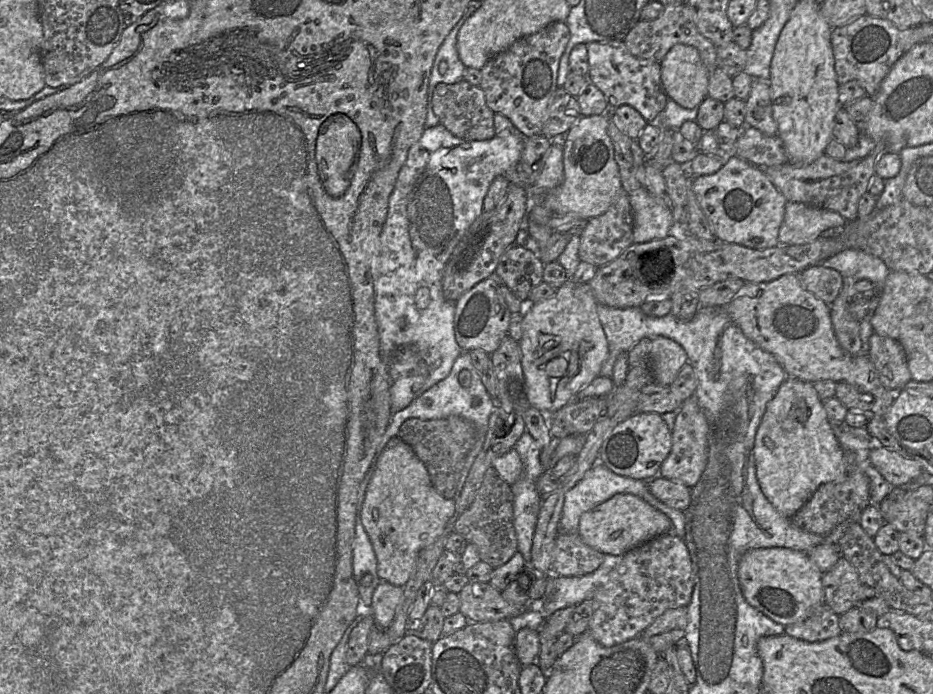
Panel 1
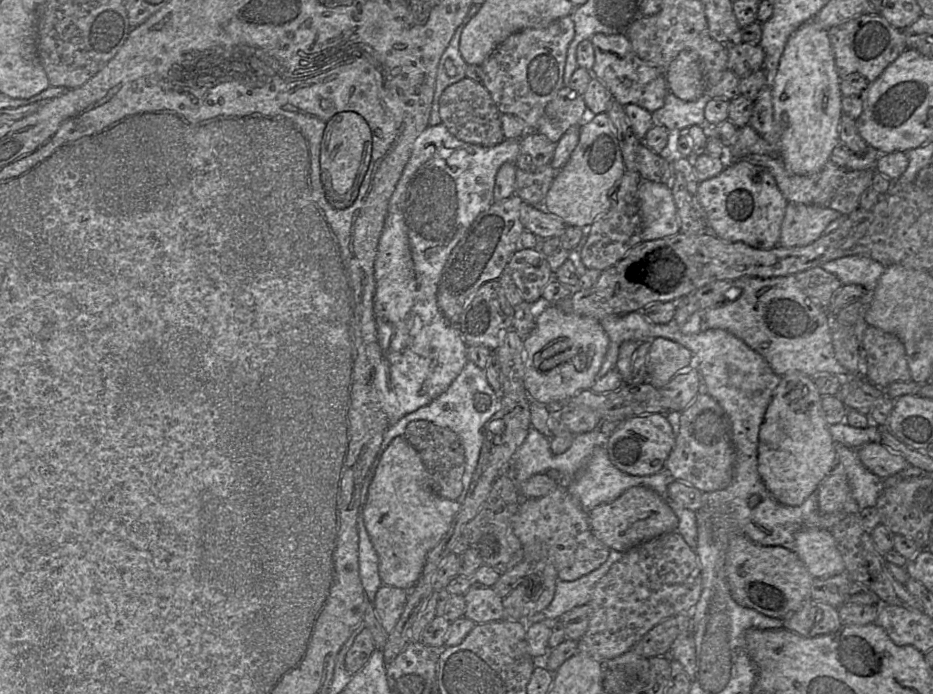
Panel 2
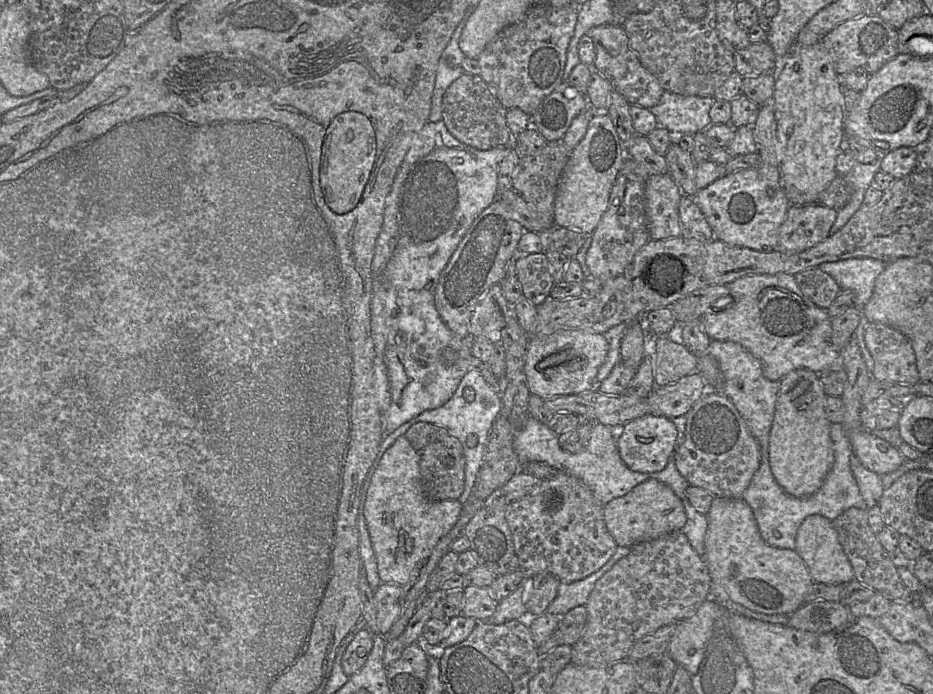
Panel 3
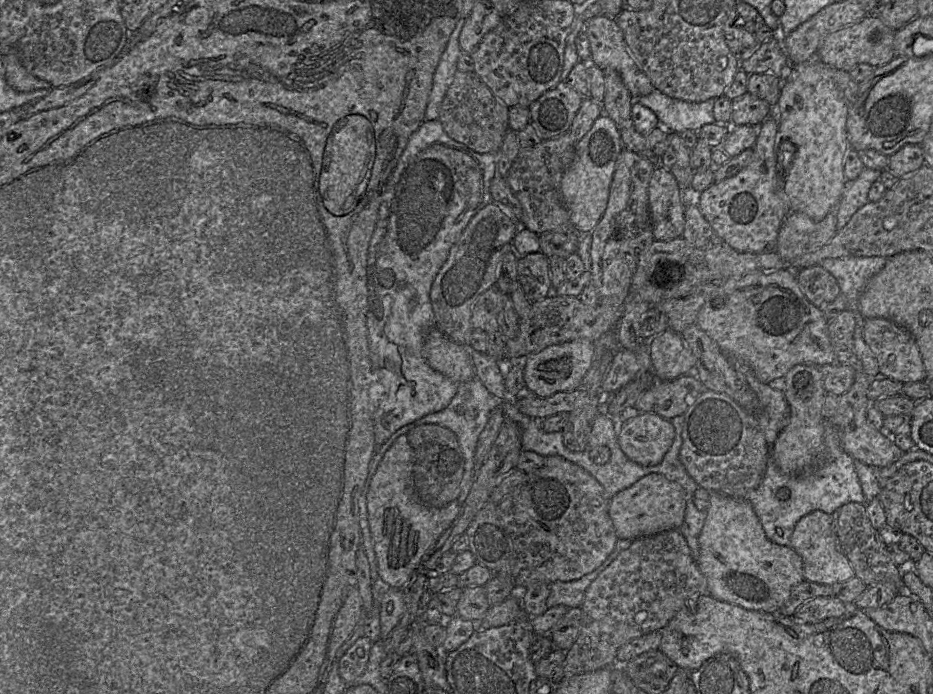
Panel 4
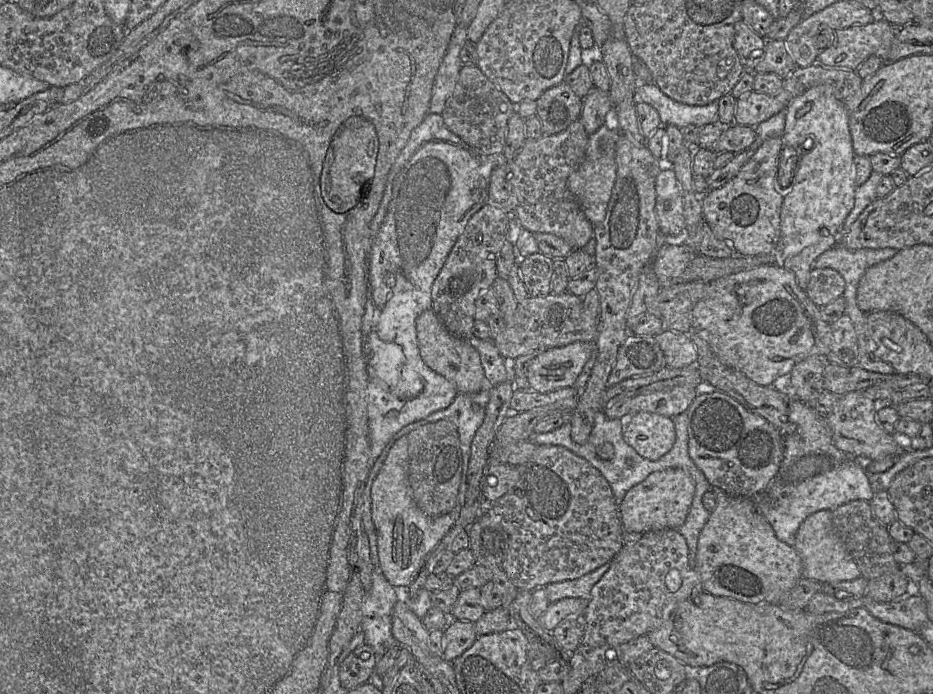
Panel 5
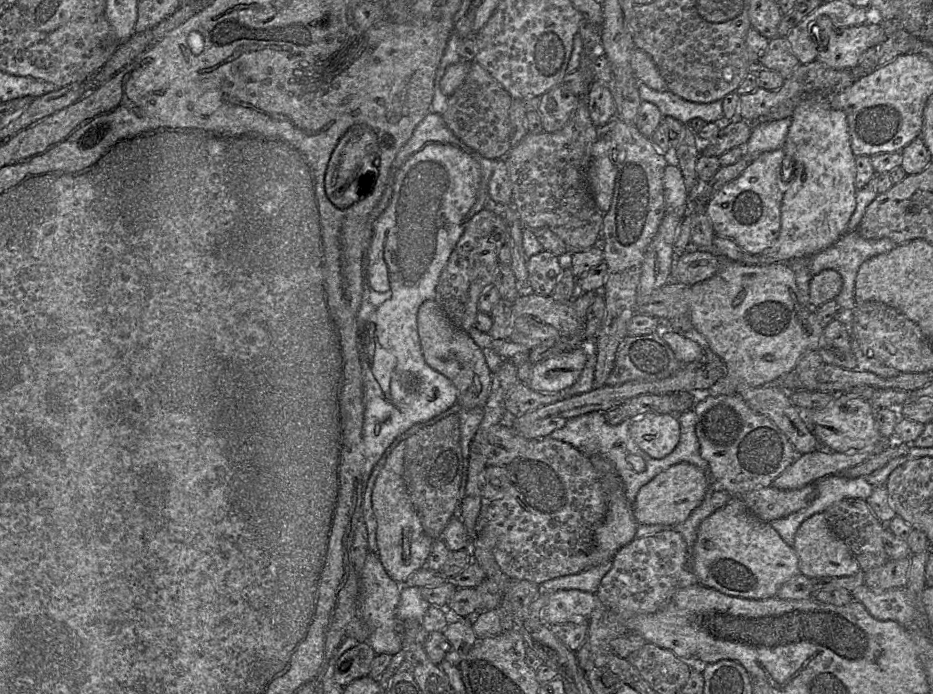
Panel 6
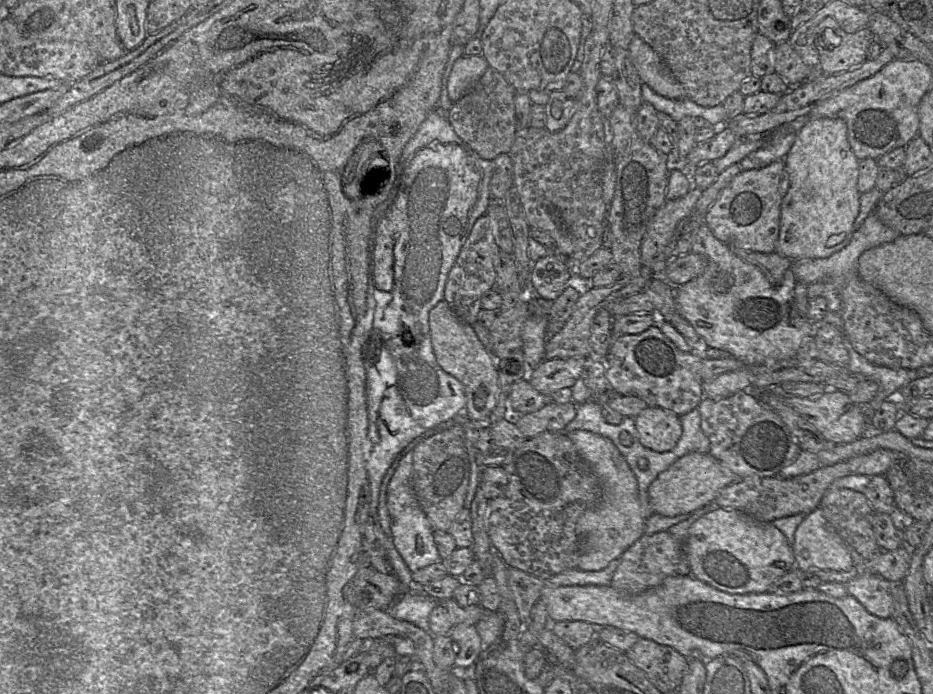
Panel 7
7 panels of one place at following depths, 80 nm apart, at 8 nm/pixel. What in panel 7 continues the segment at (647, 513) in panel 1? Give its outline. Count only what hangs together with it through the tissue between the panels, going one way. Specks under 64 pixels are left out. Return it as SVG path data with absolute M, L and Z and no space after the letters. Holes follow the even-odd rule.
M691 453L671 465L649 486L649 503L654 514L666 517L689 515L714 502L722 489L740 480L710 454Z

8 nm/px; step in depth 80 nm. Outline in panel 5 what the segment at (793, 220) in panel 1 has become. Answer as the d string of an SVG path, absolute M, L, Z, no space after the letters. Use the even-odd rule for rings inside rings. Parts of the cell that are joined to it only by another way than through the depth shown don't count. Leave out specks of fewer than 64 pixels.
M829 234L828 236L822 237L819 242L804 248L800 253L792 255L788 258L780 258L778 262L773 264L779 264L784 268L792 271L796 275L797 283L802 290L805 290L810 278L810 272L814 268L813 263L815 260L825 251L834 247L838 243L838 235Z

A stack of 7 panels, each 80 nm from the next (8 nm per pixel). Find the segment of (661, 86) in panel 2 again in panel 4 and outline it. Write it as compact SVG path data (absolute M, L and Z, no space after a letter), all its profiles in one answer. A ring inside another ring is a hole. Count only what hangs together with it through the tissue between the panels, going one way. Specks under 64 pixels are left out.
M603 15L590 18L585 24L585 30L591 43L592 64L601 69L611 68L617 71L633 99L636 100L641 96L646 96L655 89L648 76L631 55L625 42L622 29L615 19L610 19Z

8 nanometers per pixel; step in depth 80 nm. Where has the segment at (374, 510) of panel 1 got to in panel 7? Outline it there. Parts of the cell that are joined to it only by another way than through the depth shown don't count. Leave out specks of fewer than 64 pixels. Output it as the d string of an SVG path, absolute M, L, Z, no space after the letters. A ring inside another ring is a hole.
M421 435L415 437L399 455L393 459L380 484L379 516L384 534L390 538L408 569L416 570L437 563L438 550L431 531L412 489L412 450L421 442Z

